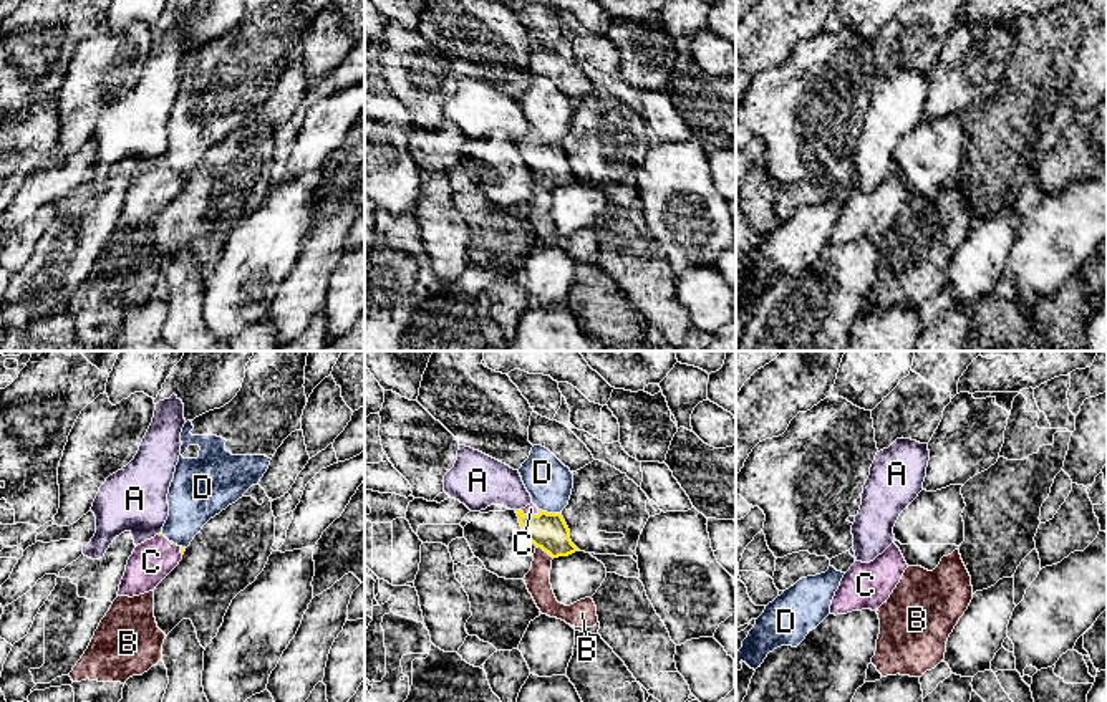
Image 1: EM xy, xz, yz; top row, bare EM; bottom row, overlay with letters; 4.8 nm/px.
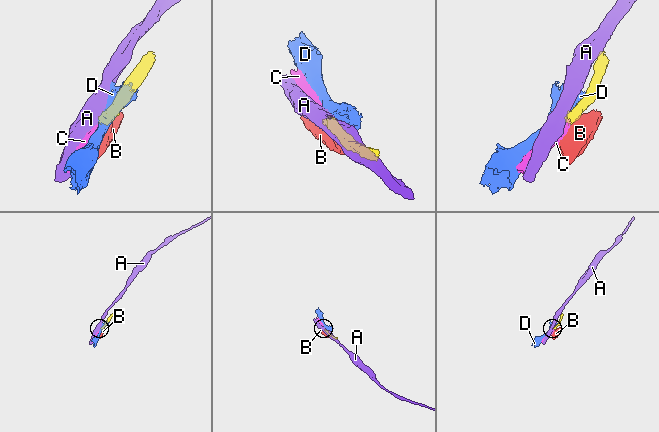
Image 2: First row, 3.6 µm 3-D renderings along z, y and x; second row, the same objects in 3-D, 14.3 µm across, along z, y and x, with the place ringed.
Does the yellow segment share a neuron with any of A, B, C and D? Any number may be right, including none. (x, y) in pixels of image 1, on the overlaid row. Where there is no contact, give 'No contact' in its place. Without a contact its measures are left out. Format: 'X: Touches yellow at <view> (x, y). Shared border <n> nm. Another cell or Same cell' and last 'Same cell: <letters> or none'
A: Touches yellow at xz (519, 510). Shared border 30 nm. Another cell
B: Touches yellow at xz (546, 552). Shared border 100 nm. Another cell
C: Touches yellow at xz (531, 515). Shared border 100 nm. Same cell
D: Touches yellow at xz (549, 514). Shared border 110 nm. Another cell
Same cell: C

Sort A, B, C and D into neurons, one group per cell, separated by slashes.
A / B / C / D

